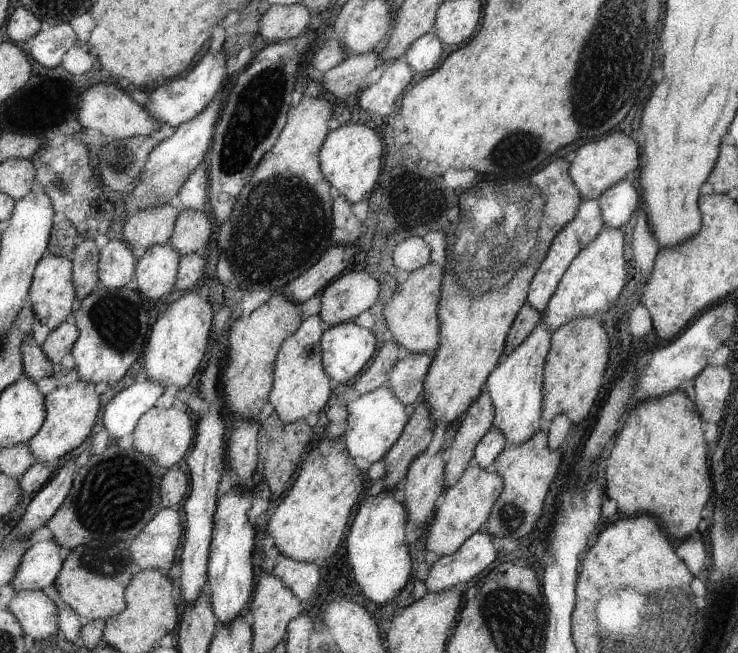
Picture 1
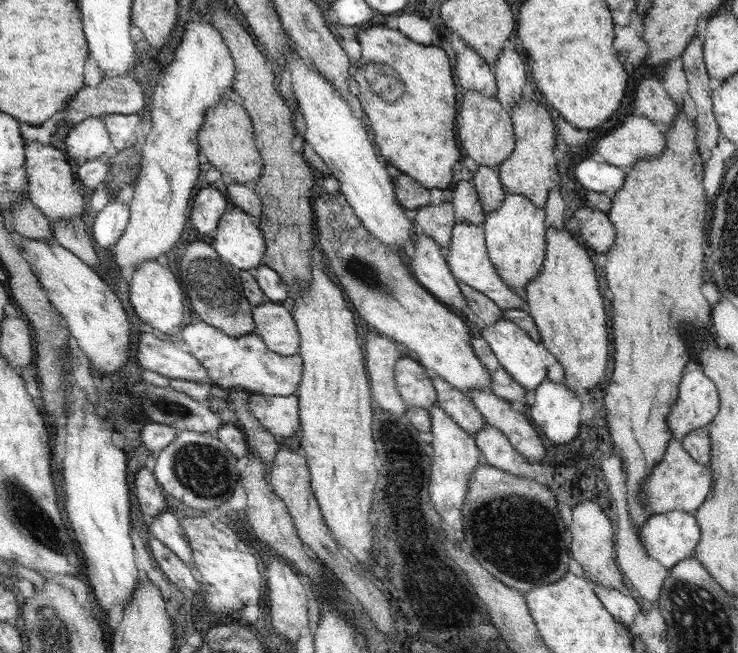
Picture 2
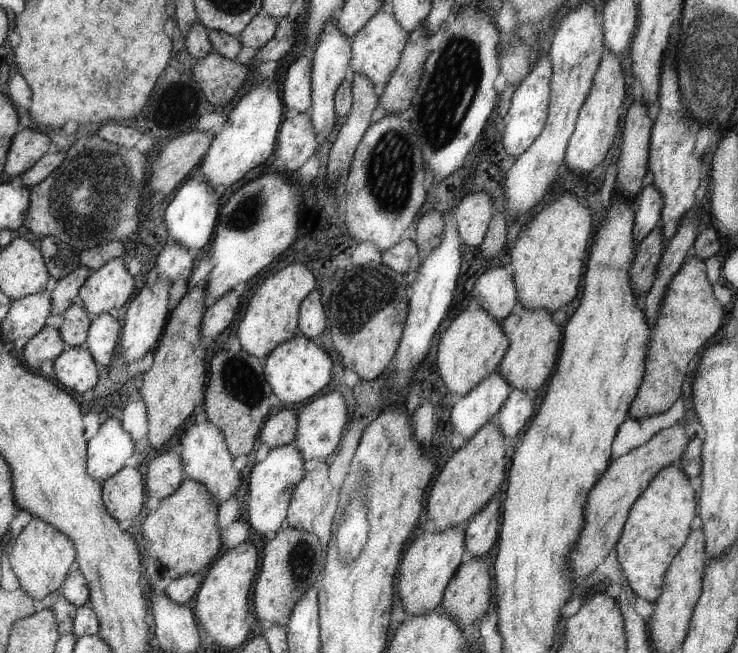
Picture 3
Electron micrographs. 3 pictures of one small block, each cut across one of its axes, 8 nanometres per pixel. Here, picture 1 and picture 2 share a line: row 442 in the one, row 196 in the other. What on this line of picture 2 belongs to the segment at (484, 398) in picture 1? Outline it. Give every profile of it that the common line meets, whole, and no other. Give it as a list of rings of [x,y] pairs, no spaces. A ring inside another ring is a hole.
[[[468,177],[454,184],[452,194],[447,198],[455,207],[455,218],[460,223],[482,225],[485,214],[476,187],[468,182]]]

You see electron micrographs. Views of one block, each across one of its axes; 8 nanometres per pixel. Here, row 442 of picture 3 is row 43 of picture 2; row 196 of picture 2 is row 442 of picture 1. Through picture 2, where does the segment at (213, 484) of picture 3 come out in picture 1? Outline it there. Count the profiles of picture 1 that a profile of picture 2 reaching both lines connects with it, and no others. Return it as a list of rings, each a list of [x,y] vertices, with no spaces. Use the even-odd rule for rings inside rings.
[[[176,405],[169,409],[151,408],[133,431],[134,449],[141,452],[144,456],[150,457],[158,466],[169,469],[188,454],[192,442],[195,442],[194,424],[192,418],[186,414],[186,410],[176,410]]]

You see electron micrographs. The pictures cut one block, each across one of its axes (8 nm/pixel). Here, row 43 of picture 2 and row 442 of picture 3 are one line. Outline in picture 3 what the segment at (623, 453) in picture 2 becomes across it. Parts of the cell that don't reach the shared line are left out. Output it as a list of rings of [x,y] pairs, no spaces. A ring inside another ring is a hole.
[[[697,436],[688,443],[678,465],[663,468],[638,502],[631,508],[631,518],[624,528],[623,539],[616,547],[617,560],[622,566],[626,584],[638,597],[652,603],[663,594],[663,578],[668,566],[682,550],[690,534],[690,522],[696,516],[696,494],[688,482],[688,476],[701,472],[701,448],[703,442]]]

